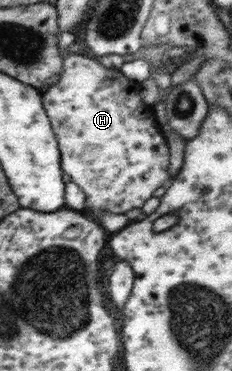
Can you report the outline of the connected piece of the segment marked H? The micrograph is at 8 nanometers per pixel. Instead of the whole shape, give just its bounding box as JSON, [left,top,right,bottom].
[42,53,172,215]

